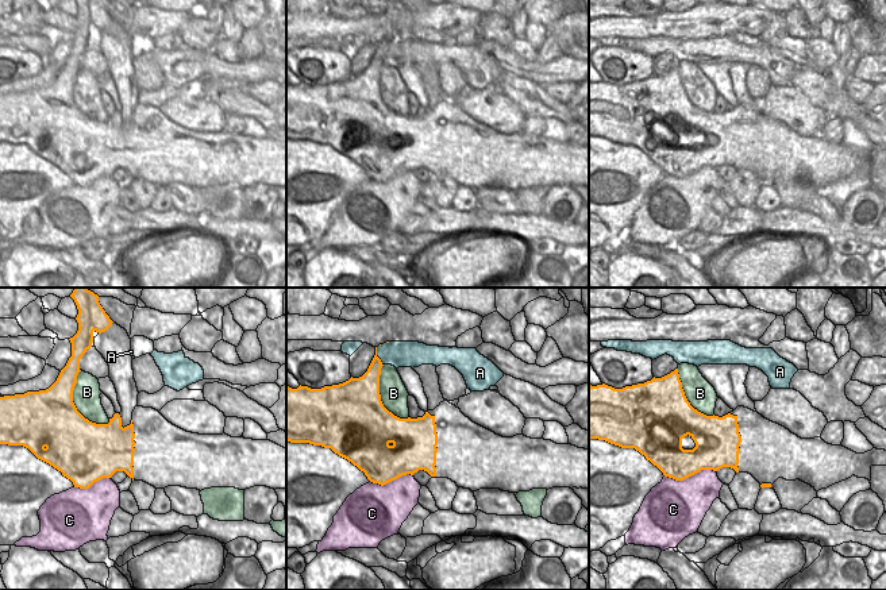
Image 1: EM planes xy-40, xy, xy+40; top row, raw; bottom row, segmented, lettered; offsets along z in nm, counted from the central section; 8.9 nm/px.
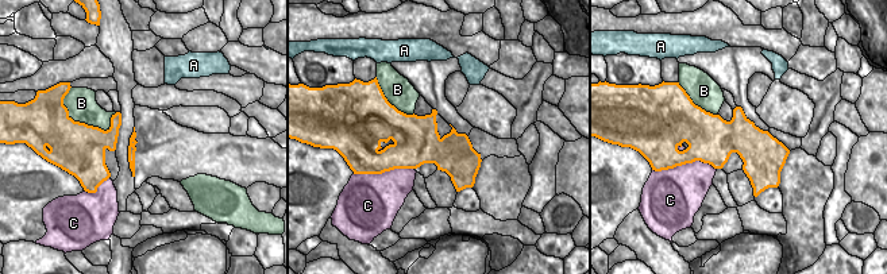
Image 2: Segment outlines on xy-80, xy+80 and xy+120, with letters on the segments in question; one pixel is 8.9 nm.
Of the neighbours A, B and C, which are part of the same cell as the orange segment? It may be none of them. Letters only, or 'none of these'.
none of these

